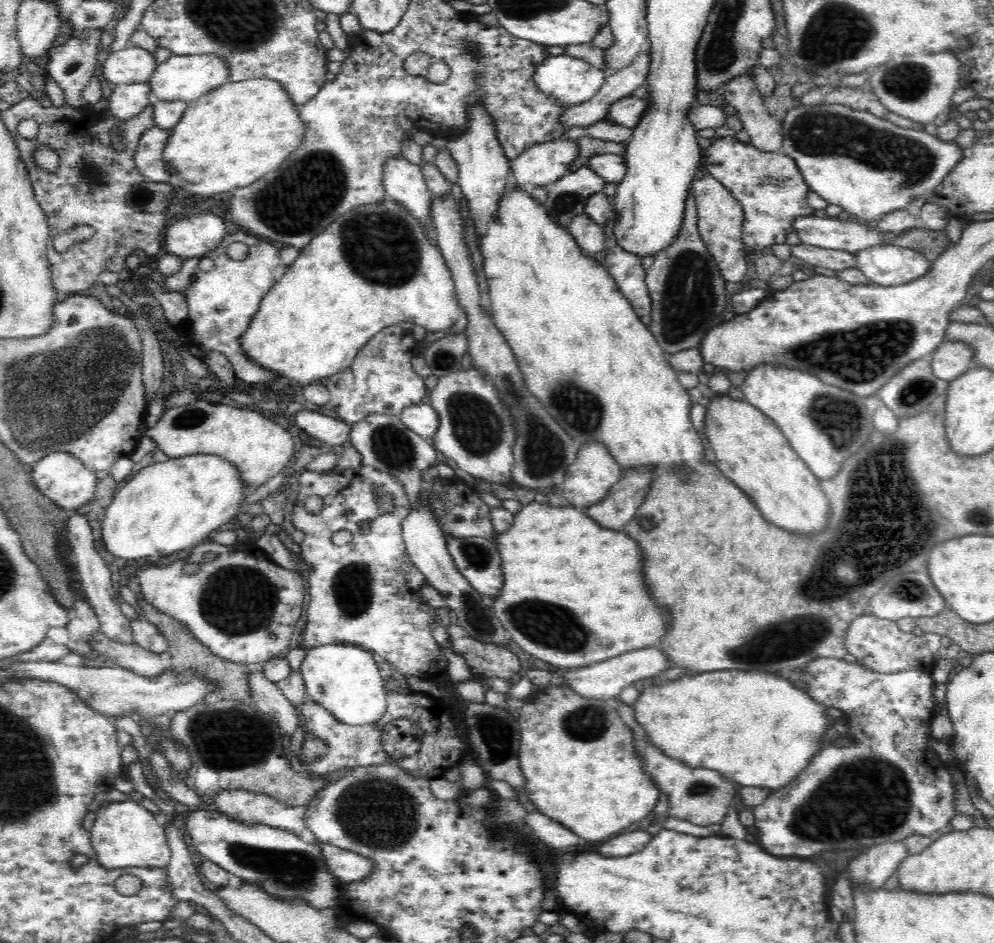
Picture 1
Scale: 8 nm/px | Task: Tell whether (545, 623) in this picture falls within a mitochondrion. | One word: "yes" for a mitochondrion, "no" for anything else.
yes

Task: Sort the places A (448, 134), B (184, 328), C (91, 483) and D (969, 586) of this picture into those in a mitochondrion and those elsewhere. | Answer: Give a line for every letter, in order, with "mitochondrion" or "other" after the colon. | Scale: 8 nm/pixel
A: other
B: other
C: other
D: other

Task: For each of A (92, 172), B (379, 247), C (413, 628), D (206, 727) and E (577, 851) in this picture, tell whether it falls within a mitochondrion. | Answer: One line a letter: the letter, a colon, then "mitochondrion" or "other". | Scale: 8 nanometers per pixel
A: mitochondrion
B: mitochondrion
C: other
D: mitochondrion
E: other

